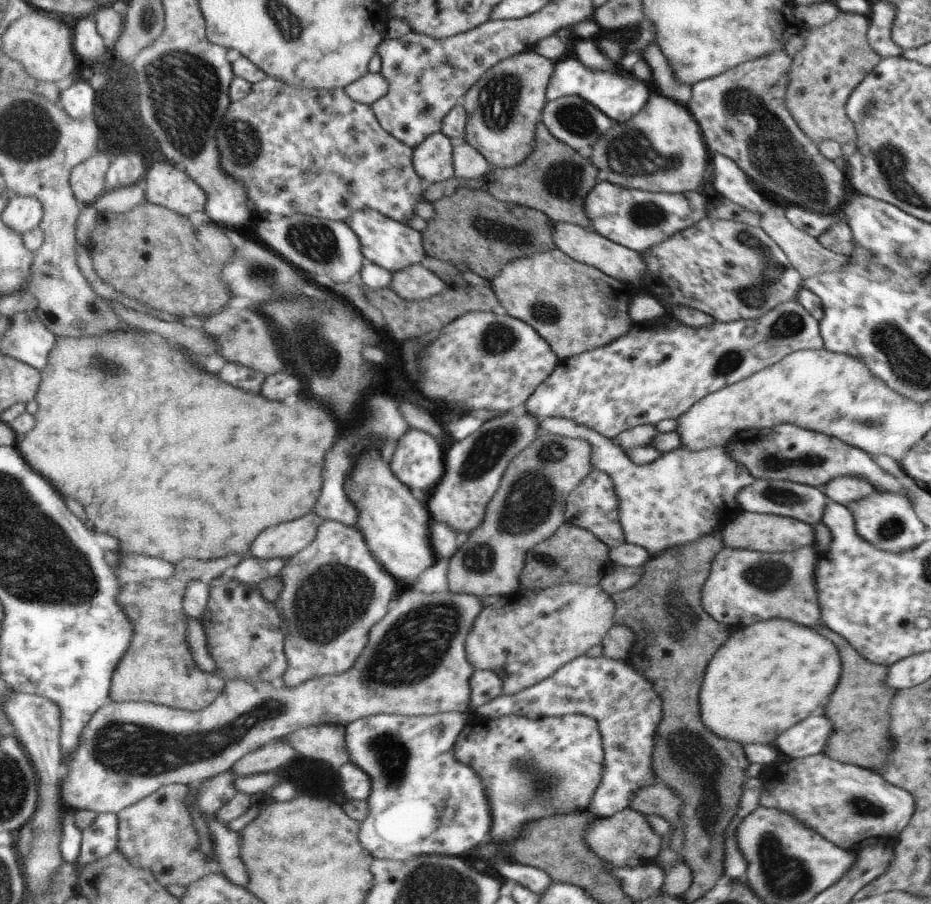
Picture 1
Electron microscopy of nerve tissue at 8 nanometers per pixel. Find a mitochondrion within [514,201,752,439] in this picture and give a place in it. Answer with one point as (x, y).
(546, 323)

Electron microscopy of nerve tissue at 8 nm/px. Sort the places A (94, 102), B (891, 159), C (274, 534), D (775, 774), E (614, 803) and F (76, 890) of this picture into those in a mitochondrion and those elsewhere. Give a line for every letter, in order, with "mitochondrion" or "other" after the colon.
A: other
B: mitochondrion
C: other
D: other
E: other
F: other

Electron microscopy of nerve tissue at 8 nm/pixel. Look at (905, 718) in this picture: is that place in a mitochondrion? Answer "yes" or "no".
no

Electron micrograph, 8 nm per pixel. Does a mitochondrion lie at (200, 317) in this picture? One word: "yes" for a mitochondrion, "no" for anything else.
no

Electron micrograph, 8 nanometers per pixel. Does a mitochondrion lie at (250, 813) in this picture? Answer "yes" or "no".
no

